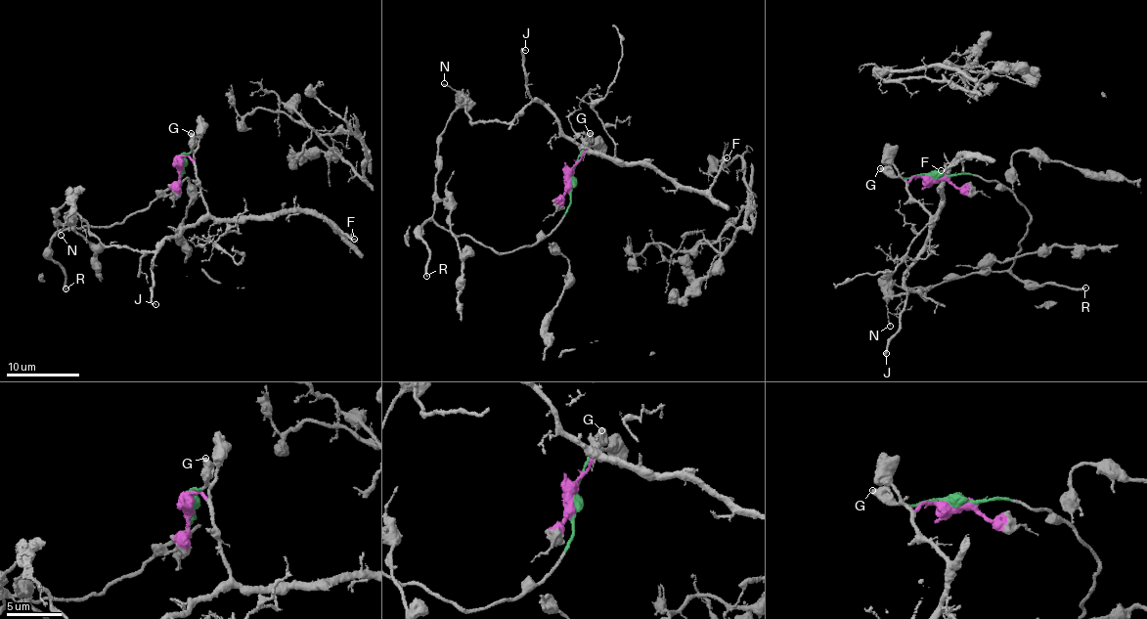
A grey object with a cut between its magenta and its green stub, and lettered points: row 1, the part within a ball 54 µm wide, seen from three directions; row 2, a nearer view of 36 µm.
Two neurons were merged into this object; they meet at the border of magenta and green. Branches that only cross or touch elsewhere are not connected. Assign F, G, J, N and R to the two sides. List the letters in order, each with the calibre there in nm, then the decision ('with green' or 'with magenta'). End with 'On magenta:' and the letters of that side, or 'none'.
F: calibre 240 nm; with magenta
G: calibre 550 nm; with green
J: calibre 240 nm; with magenta
N: calibre 120 nm; with magenta
R: calibre 260 nm; with green
On magenta: F, J, N

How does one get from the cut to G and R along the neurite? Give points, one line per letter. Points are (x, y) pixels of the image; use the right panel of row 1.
G: (937, 175), (891, 178), (879, 167)
R: (937, 175), (982, 176), (1005, 186), (1018, 198), (1031, 219), (1011, 271), (1021, 280), (1037, 285), (1085, 287)

